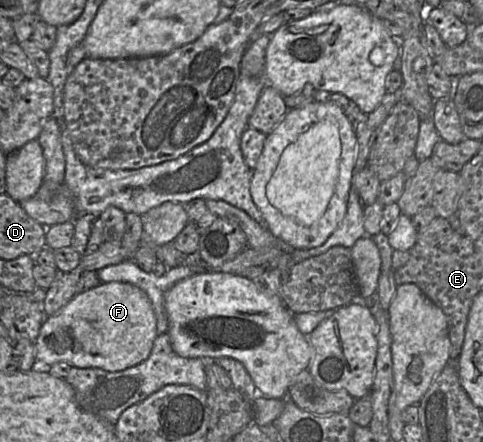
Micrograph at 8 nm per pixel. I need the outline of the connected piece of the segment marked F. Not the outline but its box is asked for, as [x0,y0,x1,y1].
[34,282,157,371]

